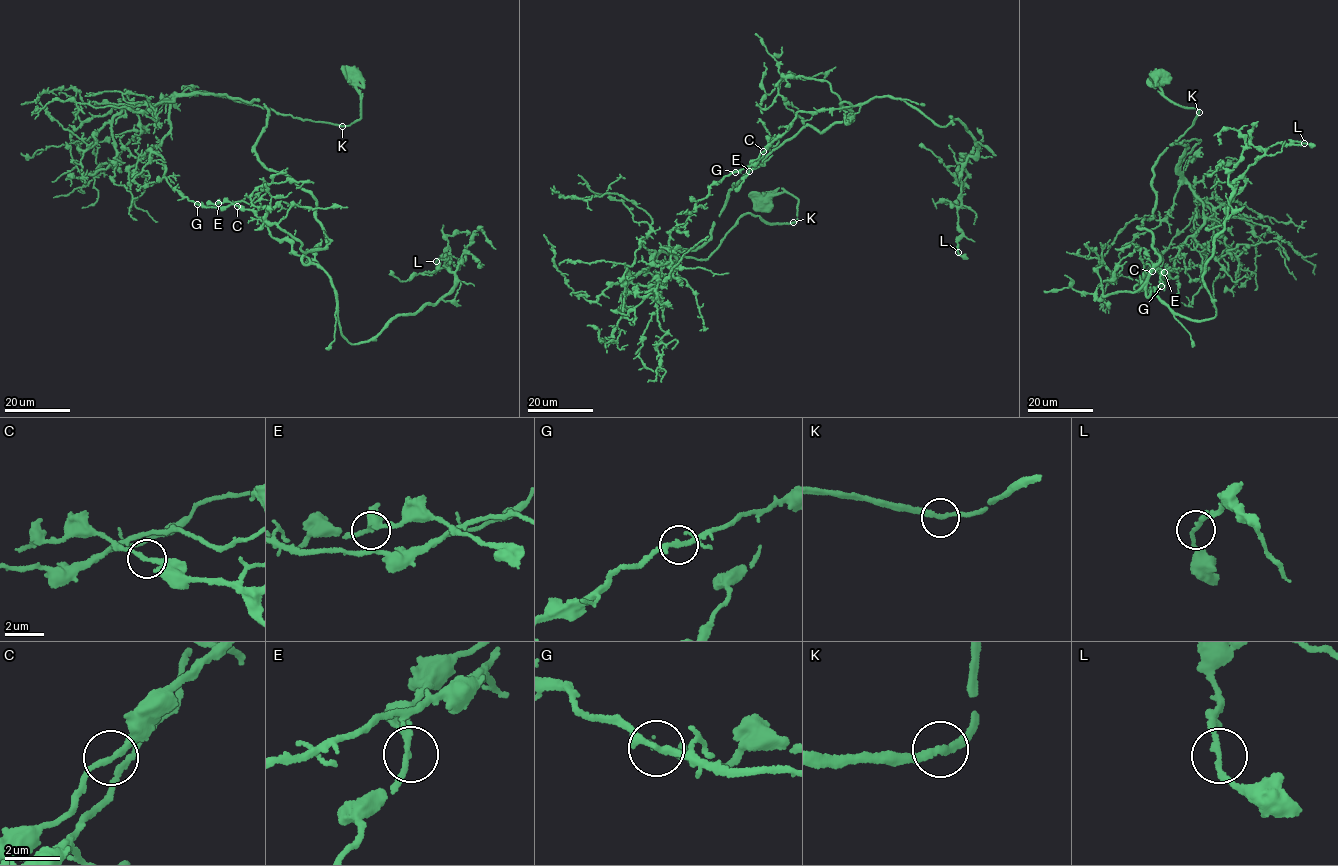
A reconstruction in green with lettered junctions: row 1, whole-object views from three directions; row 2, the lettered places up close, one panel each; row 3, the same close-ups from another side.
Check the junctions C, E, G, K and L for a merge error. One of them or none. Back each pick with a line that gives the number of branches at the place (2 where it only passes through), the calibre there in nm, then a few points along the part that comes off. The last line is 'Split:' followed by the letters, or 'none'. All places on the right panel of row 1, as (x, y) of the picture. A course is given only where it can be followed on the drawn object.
Split: none

